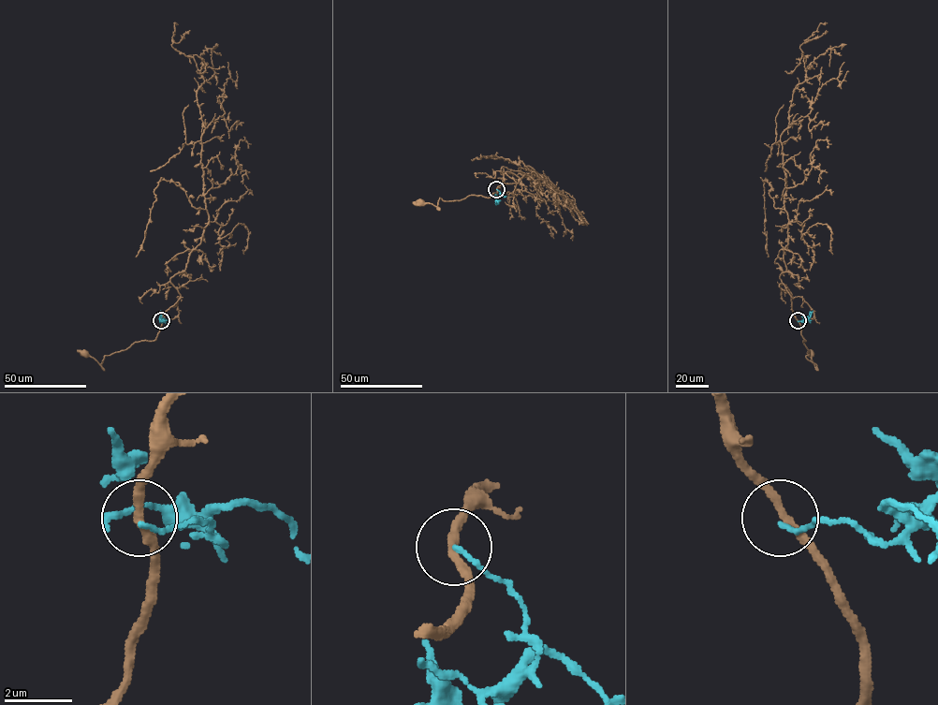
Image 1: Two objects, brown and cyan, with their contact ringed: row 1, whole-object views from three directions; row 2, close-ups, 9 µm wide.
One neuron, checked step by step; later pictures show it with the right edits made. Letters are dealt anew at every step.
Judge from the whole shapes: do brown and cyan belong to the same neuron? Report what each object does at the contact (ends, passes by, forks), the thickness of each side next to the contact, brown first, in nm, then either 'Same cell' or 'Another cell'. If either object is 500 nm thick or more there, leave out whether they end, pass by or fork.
At the ring brown passes by. At the ring cyan ends. Thickness 240 nm (brown) against 120 nm. Same cell

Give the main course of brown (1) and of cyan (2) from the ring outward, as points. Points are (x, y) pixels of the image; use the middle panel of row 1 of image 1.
1: (496, 189), (490, 198), (471, 195), (461, 200), (445, 201), (440, 198), (437, 209), (439, 209), (419, 202)
2: (496, 189), (501, 195), (496, 204)

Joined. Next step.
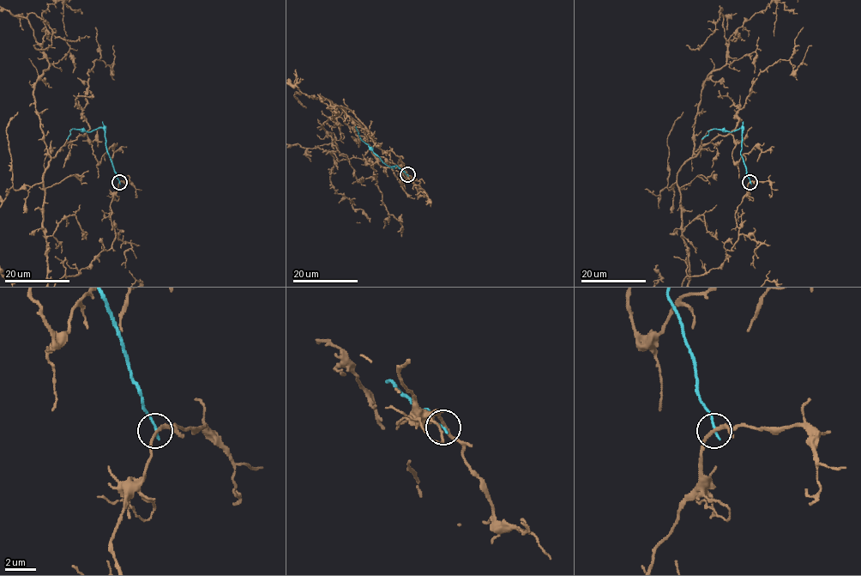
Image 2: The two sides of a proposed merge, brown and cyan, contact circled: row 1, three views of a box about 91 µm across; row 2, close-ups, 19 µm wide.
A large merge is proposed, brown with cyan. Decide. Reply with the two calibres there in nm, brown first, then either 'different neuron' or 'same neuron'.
200 nm thick on the brown side, 190 nm on the other; different neuron

